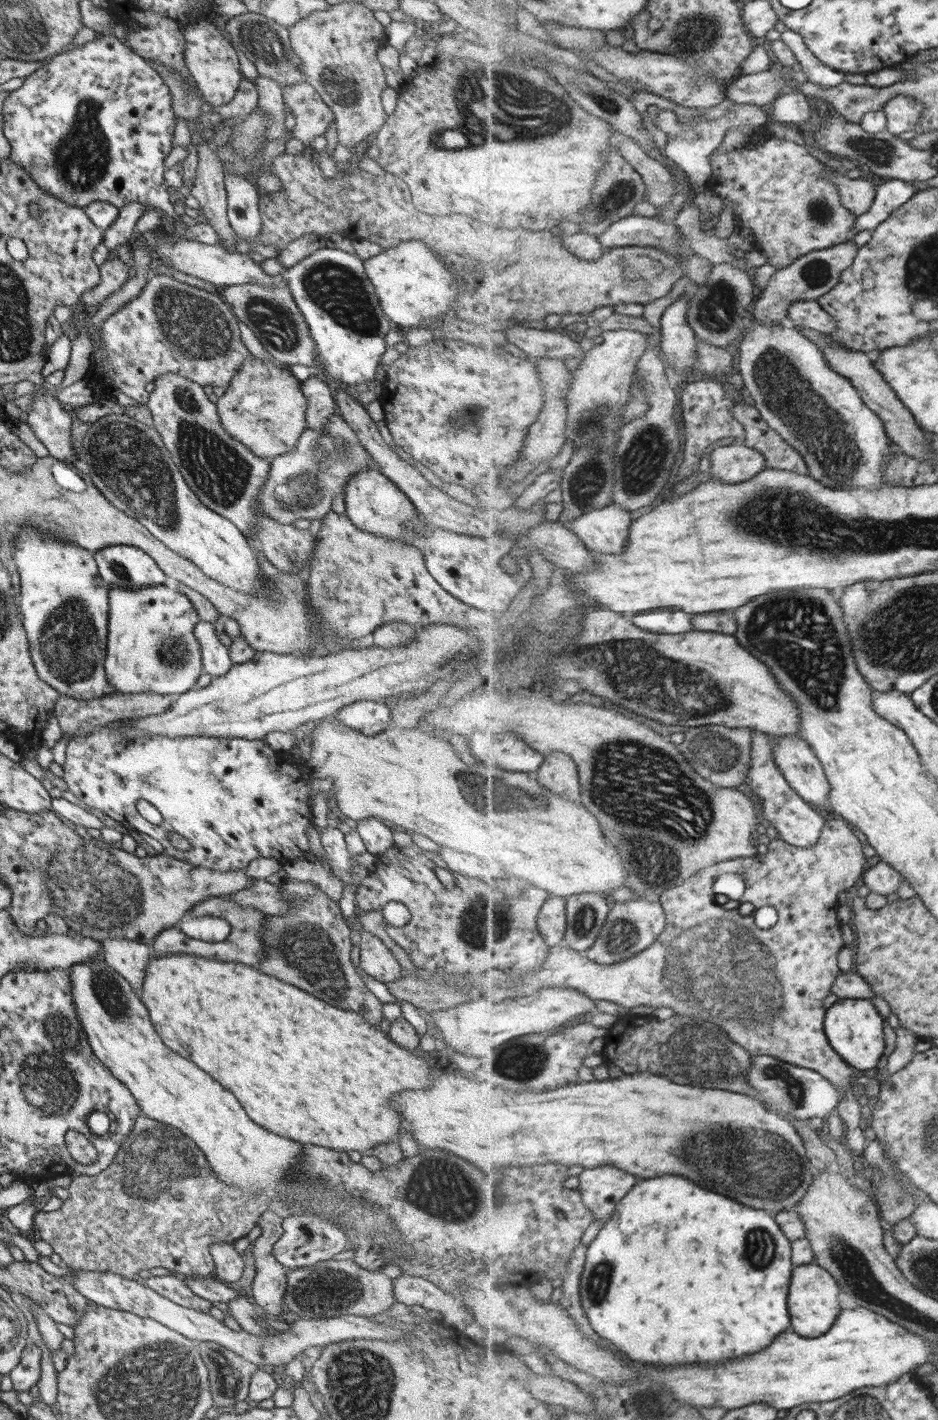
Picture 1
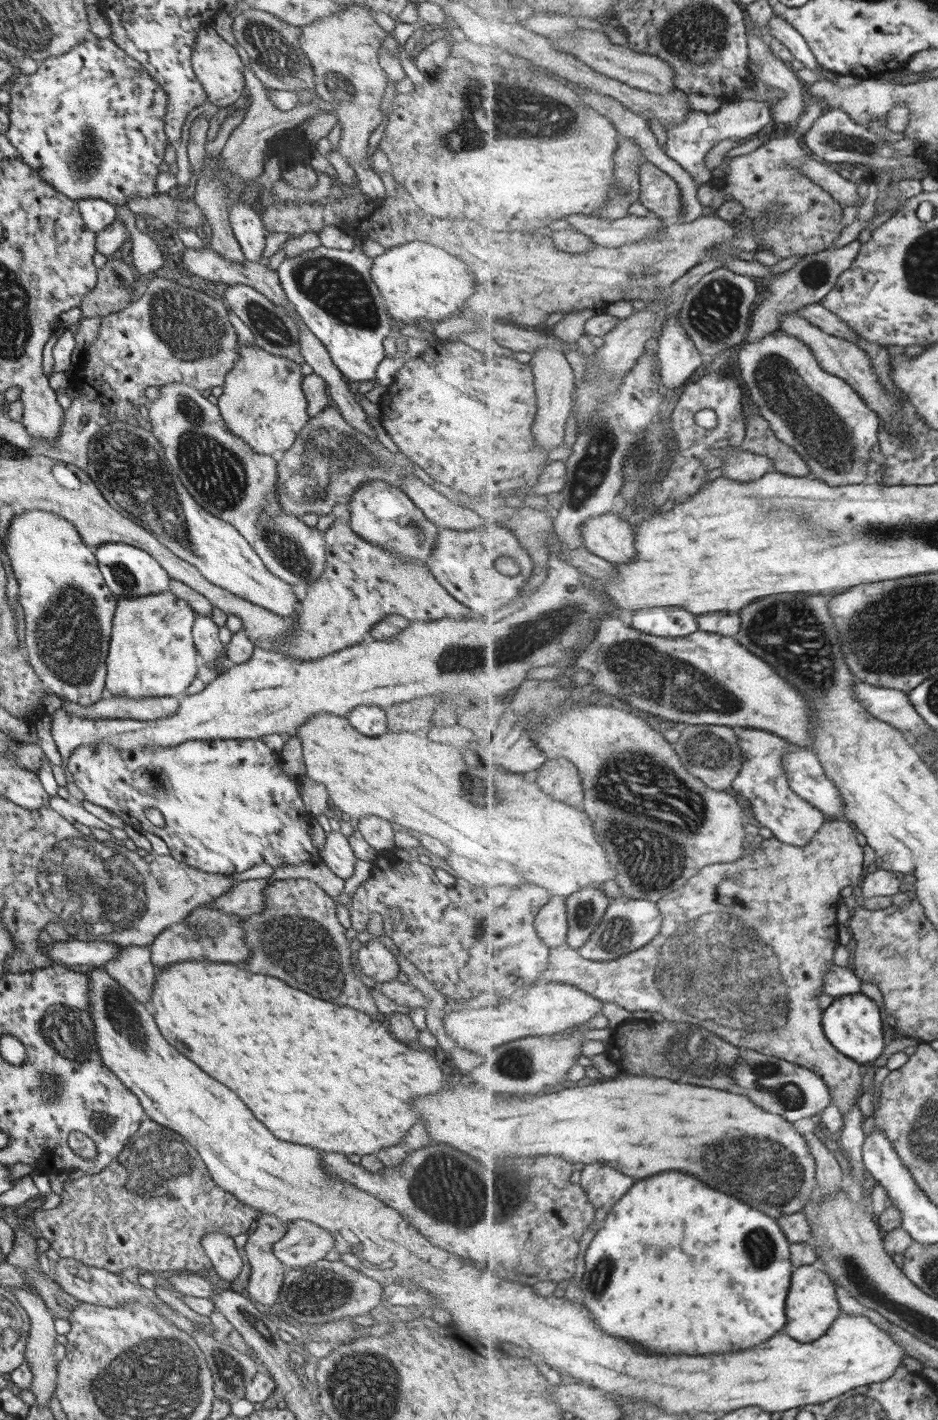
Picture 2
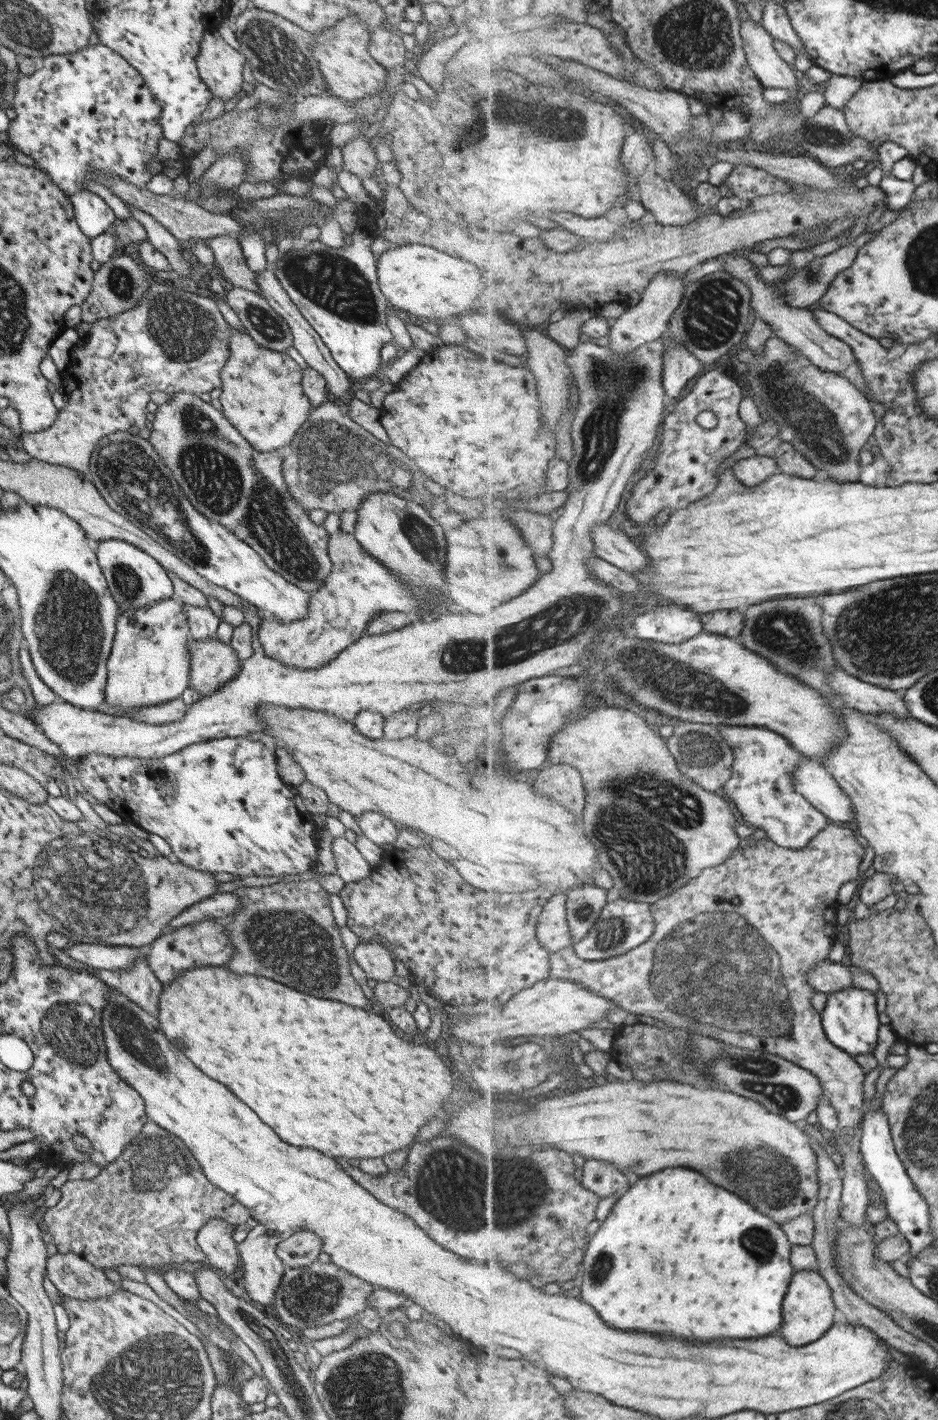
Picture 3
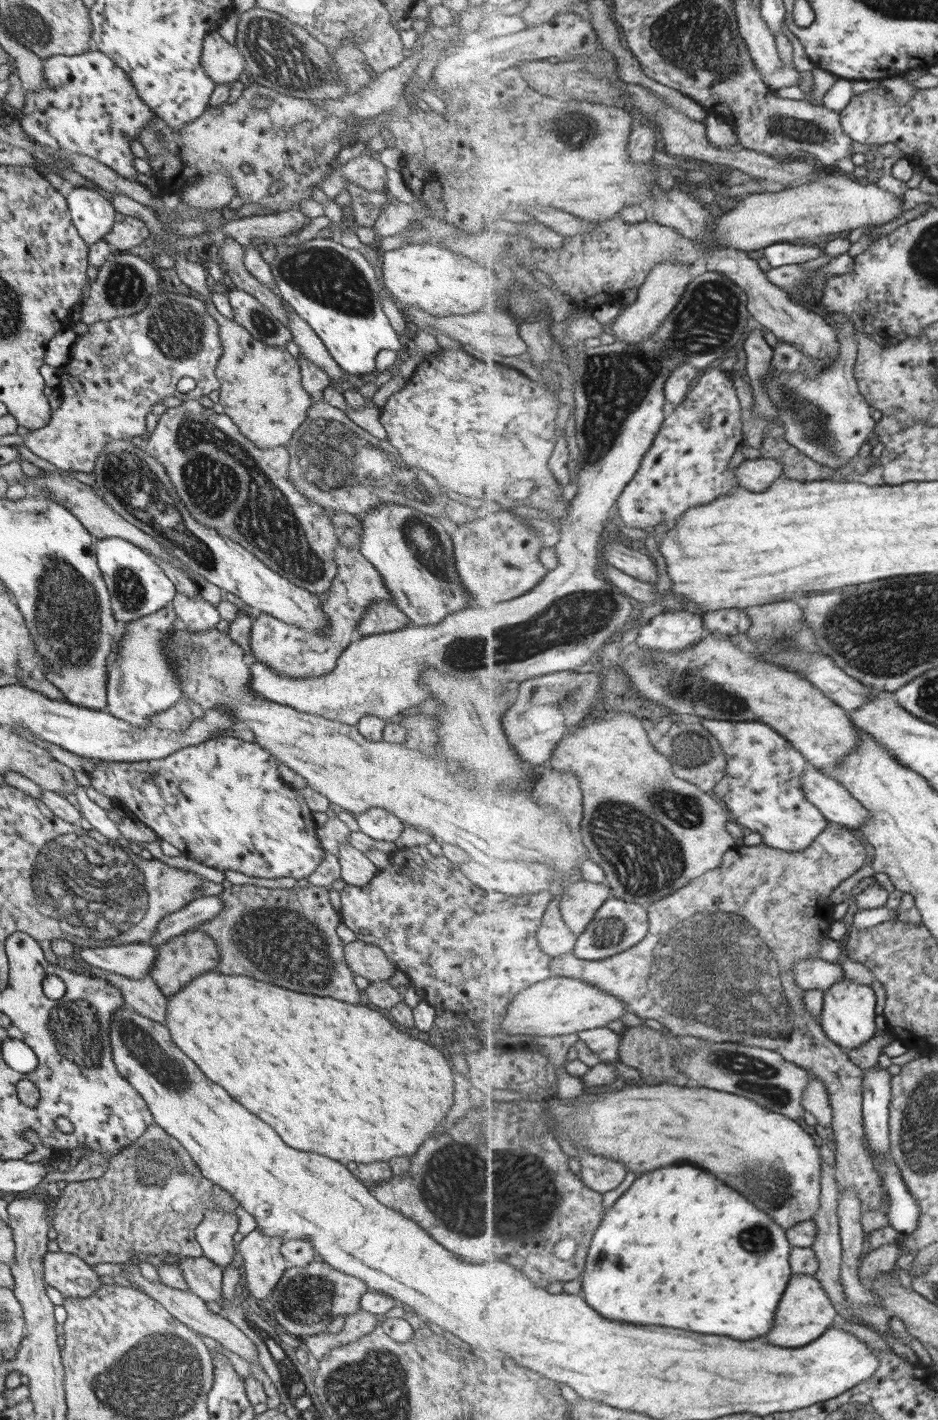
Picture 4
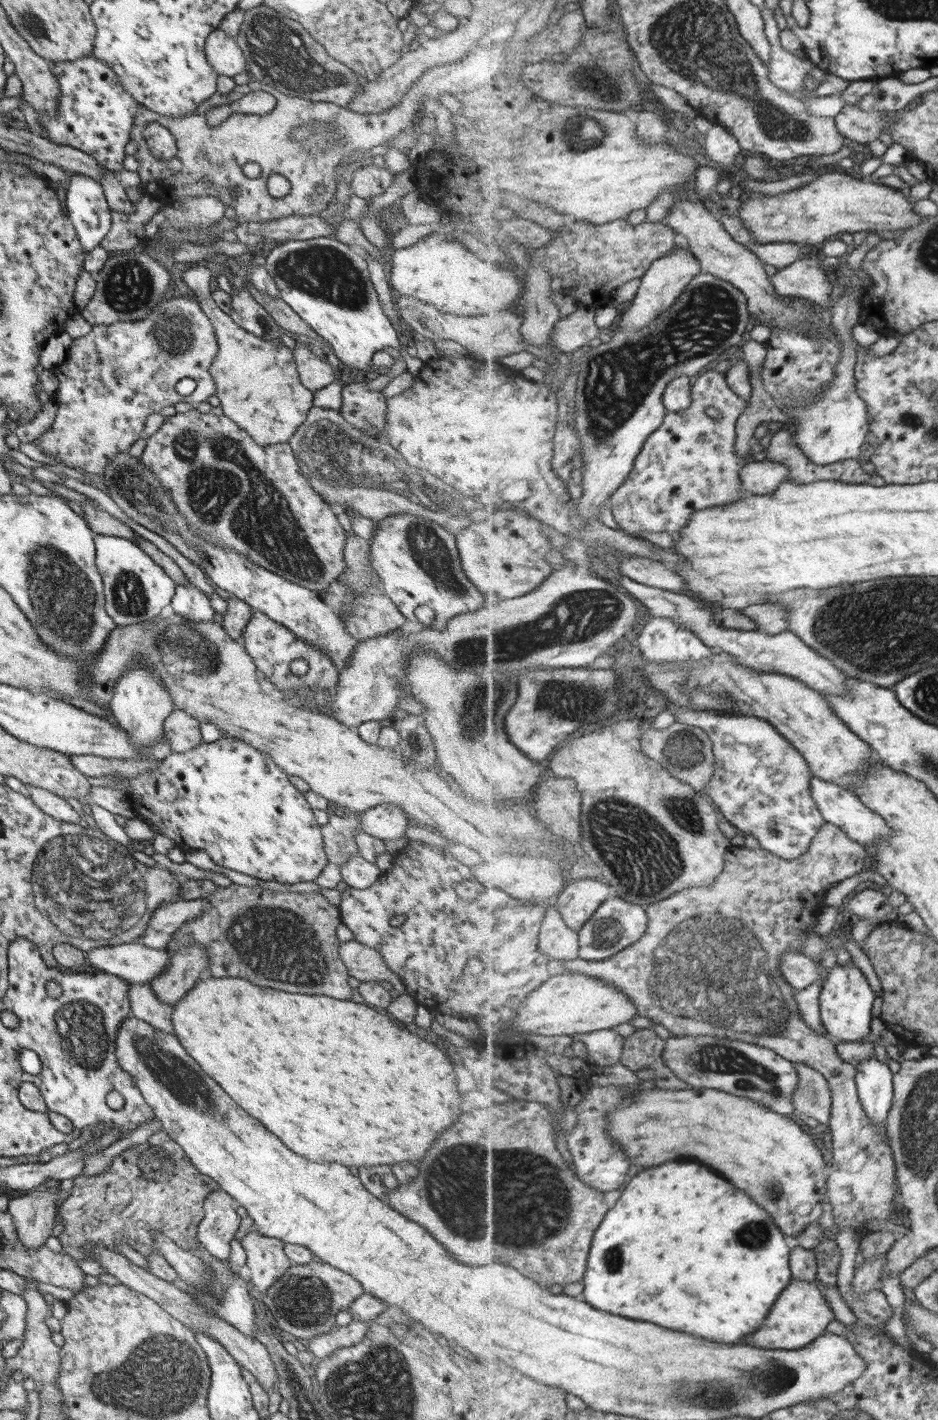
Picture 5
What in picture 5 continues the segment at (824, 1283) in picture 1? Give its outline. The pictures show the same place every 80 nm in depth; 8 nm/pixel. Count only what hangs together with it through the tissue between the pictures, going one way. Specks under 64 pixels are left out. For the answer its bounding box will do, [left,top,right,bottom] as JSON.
[745,1279,835,1350]

